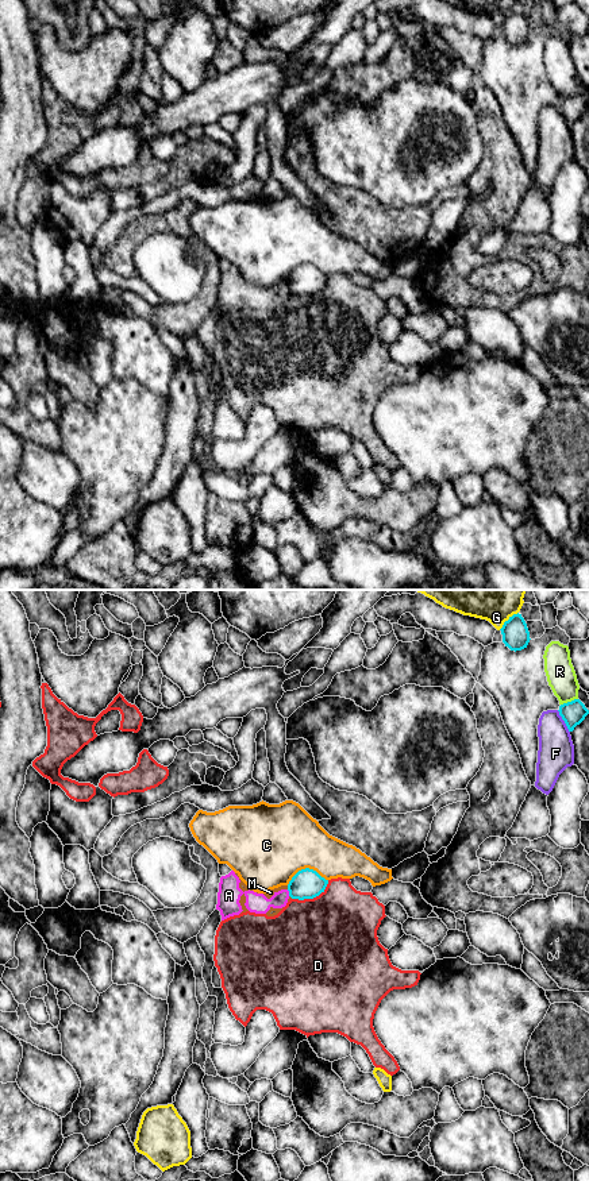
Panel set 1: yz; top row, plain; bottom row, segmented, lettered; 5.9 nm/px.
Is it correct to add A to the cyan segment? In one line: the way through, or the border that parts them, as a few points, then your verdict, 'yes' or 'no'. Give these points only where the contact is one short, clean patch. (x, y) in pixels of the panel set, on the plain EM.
border yz (287, 285), (289, 290); no

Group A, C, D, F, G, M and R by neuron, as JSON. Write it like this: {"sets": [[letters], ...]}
{"sets": [["A", "M"], ["C"], ["D"], ["F"], ["G"], ["R"]]}

